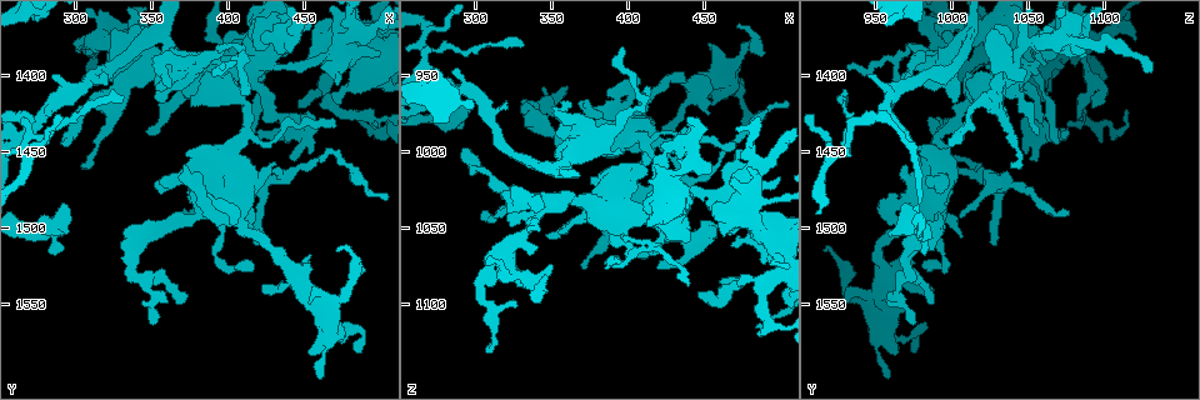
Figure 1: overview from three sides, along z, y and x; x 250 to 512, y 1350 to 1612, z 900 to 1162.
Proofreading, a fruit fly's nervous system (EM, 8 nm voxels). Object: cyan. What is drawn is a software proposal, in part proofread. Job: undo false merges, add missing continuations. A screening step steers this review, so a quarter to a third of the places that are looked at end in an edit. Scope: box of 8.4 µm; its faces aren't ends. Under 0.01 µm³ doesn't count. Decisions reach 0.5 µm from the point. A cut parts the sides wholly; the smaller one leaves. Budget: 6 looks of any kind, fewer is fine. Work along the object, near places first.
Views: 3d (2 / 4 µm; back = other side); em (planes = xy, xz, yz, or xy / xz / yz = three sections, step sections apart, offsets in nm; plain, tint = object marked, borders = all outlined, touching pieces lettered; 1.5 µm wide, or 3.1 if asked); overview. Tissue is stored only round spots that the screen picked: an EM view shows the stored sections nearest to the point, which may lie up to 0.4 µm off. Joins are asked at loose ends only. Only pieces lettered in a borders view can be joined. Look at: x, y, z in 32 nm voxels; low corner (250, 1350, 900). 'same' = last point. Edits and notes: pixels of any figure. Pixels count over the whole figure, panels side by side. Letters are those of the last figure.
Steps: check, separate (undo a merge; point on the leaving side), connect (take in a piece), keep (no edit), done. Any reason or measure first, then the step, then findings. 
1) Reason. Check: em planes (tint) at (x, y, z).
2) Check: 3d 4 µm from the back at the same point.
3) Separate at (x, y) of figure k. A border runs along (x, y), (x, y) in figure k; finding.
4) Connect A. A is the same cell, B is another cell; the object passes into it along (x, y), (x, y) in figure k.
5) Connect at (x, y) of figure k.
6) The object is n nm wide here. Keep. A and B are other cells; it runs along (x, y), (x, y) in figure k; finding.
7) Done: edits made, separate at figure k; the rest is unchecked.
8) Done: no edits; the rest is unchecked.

Abrupt turn. Check: 3d 4 µm at (486, 1526, 930).

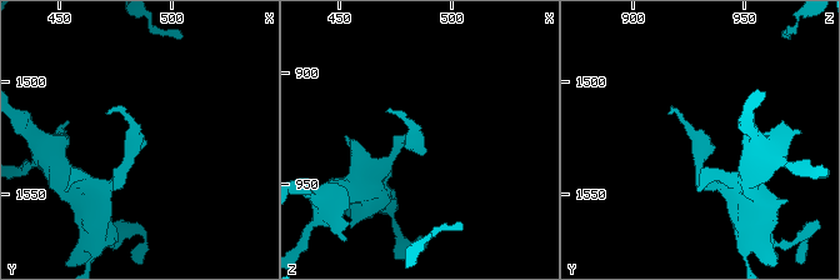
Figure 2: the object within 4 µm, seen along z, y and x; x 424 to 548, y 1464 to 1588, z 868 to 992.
Check: em yz step 8 (tint) at (486, 1526, 928).

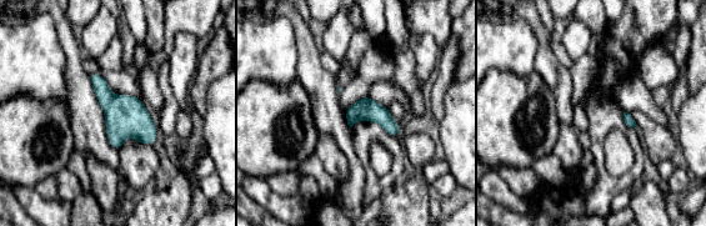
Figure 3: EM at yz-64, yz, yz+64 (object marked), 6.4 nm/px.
Check: em planes (borders) at the same point.

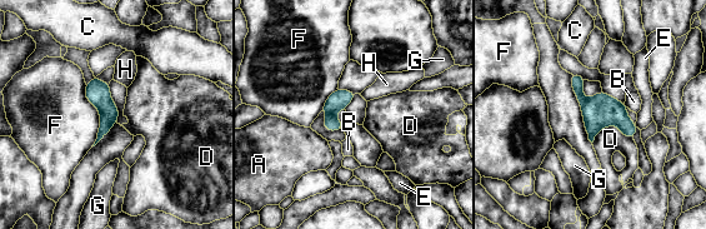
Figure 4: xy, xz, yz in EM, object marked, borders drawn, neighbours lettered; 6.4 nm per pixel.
The object is 60 nm wide here; the longest contact is with F, 400 nm. Keep. A, B, C, D, E, F, G and H are other cells; all the same neuron.

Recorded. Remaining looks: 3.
Calibre changes. Check: em yz step 8 (tint) at (412, 1500, 962).

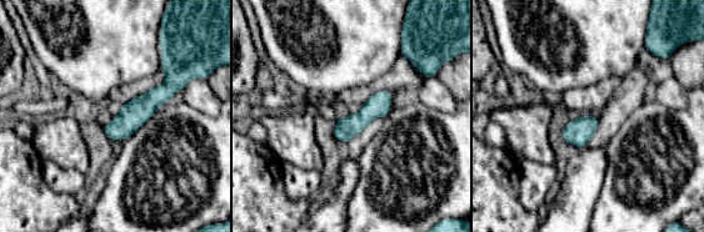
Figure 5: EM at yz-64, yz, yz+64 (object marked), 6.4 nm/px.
Cut it another way. Check: em xy step 8 (tint) at the same point.

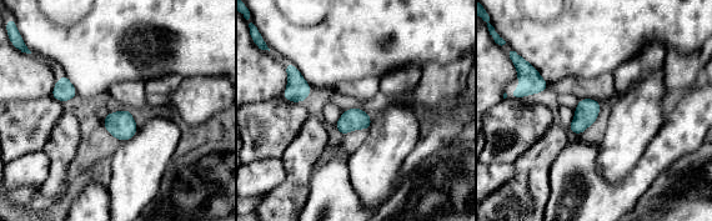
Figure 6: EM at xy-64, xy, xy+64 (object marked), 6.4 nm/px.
Check: em xy step 8 (borders) at the same point.

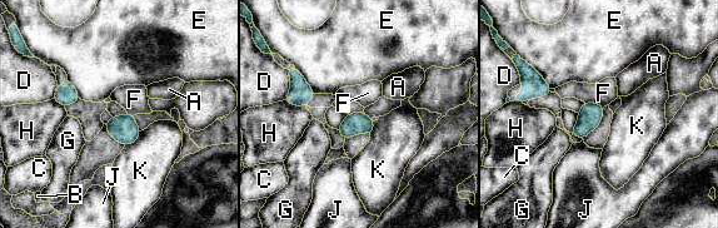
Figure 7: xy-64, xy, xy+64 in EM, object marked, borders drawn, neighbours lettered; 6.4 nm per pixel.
The object is 140 nm wide here. Keep. A, B, C, D, E, F, G, H, J and K are other cells; a border runs along (584, 102), (596, 102), (603, 107) in figure 7; one neuron here.

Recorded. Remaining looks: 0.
Done: no edits; the rest is unchecked.

